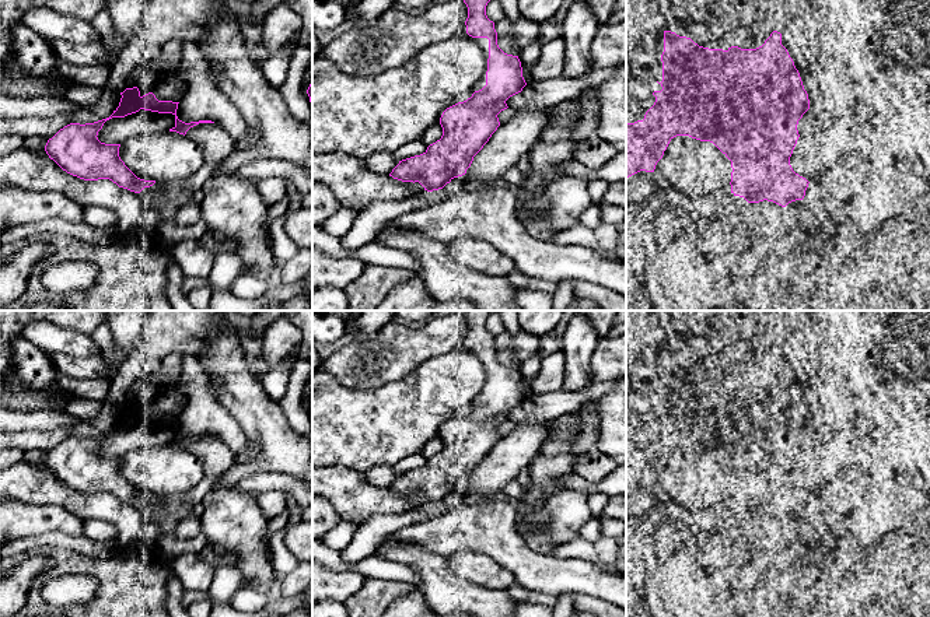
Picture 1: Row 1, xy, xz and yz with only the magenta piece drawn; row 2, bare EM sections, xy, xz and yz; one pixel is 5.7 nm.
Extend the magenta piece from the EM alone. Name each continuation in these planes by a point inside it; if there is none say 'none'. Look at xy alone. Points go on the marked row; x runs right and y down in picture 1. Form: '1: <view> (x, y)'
none

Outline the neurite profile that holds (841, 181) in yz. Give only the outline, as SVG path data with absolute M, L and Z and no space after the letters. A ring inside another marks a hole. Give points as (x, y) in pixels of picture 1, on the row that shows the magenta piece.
M853 153L833 162L819 178L819 183L836 201L849 200L867 176L866 162Z

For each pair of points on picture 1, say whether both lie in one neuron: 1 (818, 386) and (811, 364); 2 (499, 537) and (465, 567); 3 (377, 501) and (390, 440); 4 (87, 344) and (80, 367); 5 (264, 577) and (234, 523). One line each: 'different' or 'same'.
1: different
2: different
3: different
4: different
5: same

